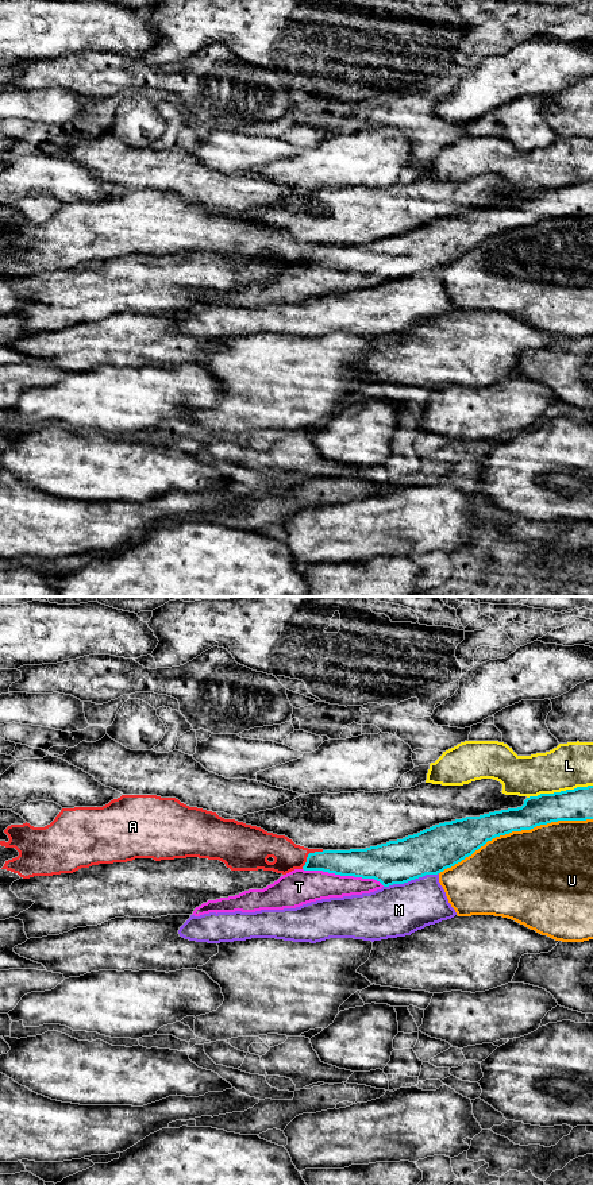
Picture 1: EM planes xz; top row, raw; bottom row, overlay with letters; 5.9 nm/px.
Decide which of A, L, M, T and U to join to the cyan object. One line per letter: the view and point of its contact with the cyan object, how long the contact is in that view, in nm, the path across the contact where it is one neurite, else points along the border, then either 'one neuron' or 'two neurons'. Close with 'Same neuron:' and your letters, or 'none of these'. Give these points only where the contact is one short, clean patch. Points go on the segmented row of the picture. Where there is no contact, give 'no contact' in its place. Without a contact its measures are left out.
A: xz (308, 855) | 170 nm | two neurons
L: xz (561, 791) | 400 nm | two neurons
M: xz (411, 879) | 340 nm | two neurons
T: xz (343, 875) | 500 nm | one neuron
U: xz (515, 830) | 950 nm | two neurons
Same neuron: T

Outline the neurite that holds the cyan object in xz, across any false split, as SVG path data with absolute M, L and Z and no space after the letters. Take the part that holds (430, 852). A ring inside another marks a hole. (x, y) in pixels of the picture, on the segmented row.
M593 786L540 794L517 808L439 823L377 846L309 853L301 869L266 888L208 900L192 915L296 908L321 899L370 893L438 875L496 837L558 821L586 819L593 819Z

